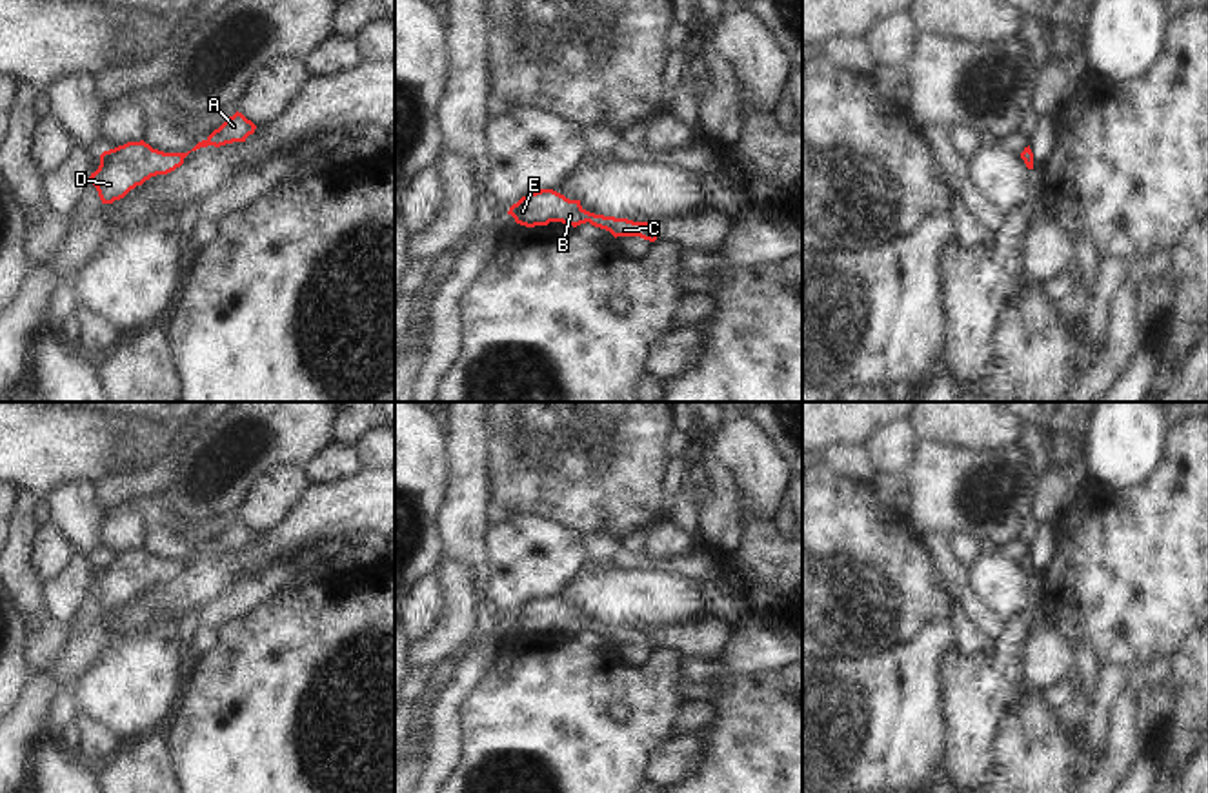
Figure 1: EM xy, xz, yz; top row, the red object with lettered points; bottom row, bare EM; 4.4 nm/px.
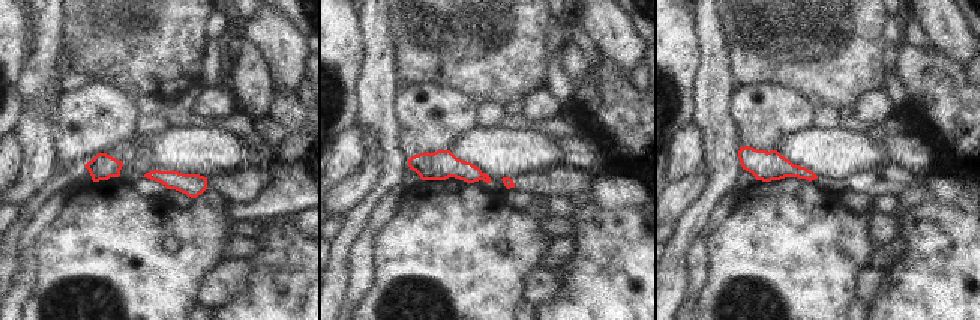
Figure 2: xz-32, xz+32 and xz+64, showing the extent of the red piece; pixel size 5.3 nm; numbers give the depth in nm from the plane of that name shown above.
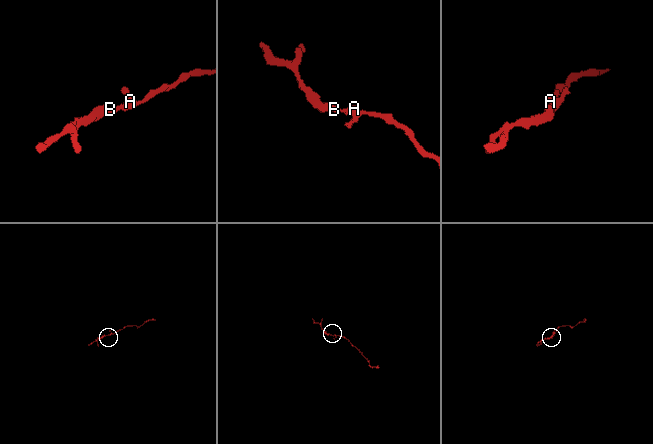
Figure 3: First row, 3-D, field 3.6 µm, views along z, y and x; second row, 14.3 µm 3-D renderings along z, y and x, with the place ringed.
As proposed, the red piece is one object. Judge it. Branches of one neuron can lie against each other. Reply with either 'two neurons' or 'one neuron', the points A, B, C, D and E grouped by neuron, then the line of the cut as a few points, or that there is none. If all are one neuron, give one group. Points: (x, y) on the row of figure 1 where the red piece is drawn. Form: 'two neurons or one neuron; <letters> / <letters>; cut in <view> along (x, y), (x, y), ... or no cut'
one neuron; A B C D E; no cut

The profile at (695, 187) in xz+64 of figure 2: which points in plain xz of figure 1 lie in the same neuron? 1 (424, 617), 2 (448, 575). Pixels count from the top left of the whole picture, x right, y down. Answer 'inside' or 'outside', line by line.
1: outside
2: inside

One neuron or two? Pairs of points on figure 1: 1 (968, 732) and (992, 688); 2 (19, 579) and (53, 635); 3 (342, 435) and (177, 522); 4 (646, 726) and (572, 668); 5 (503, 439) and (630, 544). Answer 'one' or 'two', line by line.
1: one
2: two
3: two
4: one
5: two

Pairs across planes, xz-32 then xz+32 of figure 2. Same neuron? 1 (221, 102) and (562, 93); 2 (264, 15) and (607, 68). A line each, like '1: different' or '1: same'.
1: different
2: different

